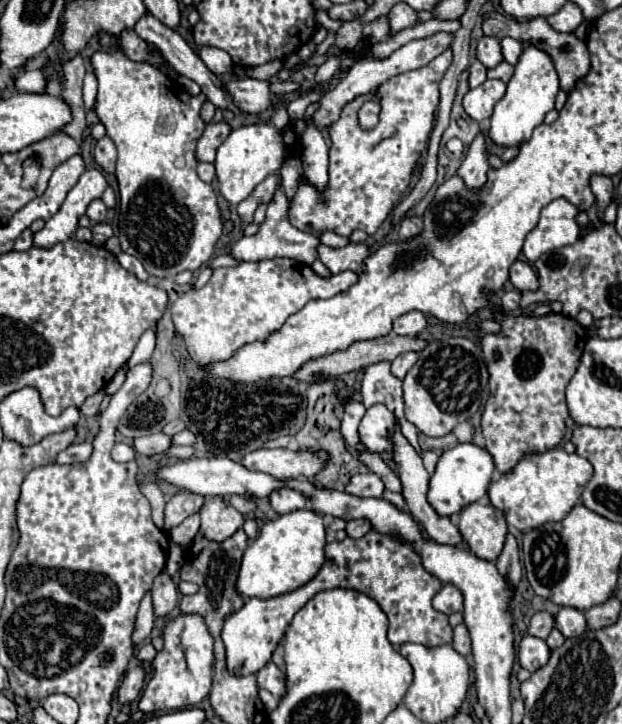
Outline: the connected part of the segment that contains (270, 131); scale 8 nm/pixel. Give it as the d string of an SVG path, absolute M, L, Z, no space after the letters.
M252 124L232 130L216 154L216 178L220 194L230 202L238 204L252 194L252 190L270 174L278 172L286 160L286 148L282 132L274 124Z

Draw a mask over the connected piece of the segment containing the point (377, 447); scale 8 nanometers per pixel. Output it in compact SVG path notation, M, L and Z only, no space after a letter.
M374 404L372 408L366 410L362 422L360 422L360 442L368 446L372 452L390 452L392 442L390 442L390 432L394 430L394 414L384 406L384 404Z

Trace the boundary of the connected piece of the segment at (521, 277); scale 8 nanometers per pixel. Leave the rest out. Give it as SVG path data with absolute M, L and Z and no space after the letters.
M514 262L510 268L510 282L516 286L516 290L536 290L538 288L538 276L534 268L528 262Z

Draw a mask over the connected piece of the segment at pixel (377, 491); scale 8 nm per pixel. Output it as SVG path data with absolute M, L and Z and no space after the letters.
M374 472L356 474L348 480L346 492L354 496L362 496L362 498L380 498L384 492L384 482Z

